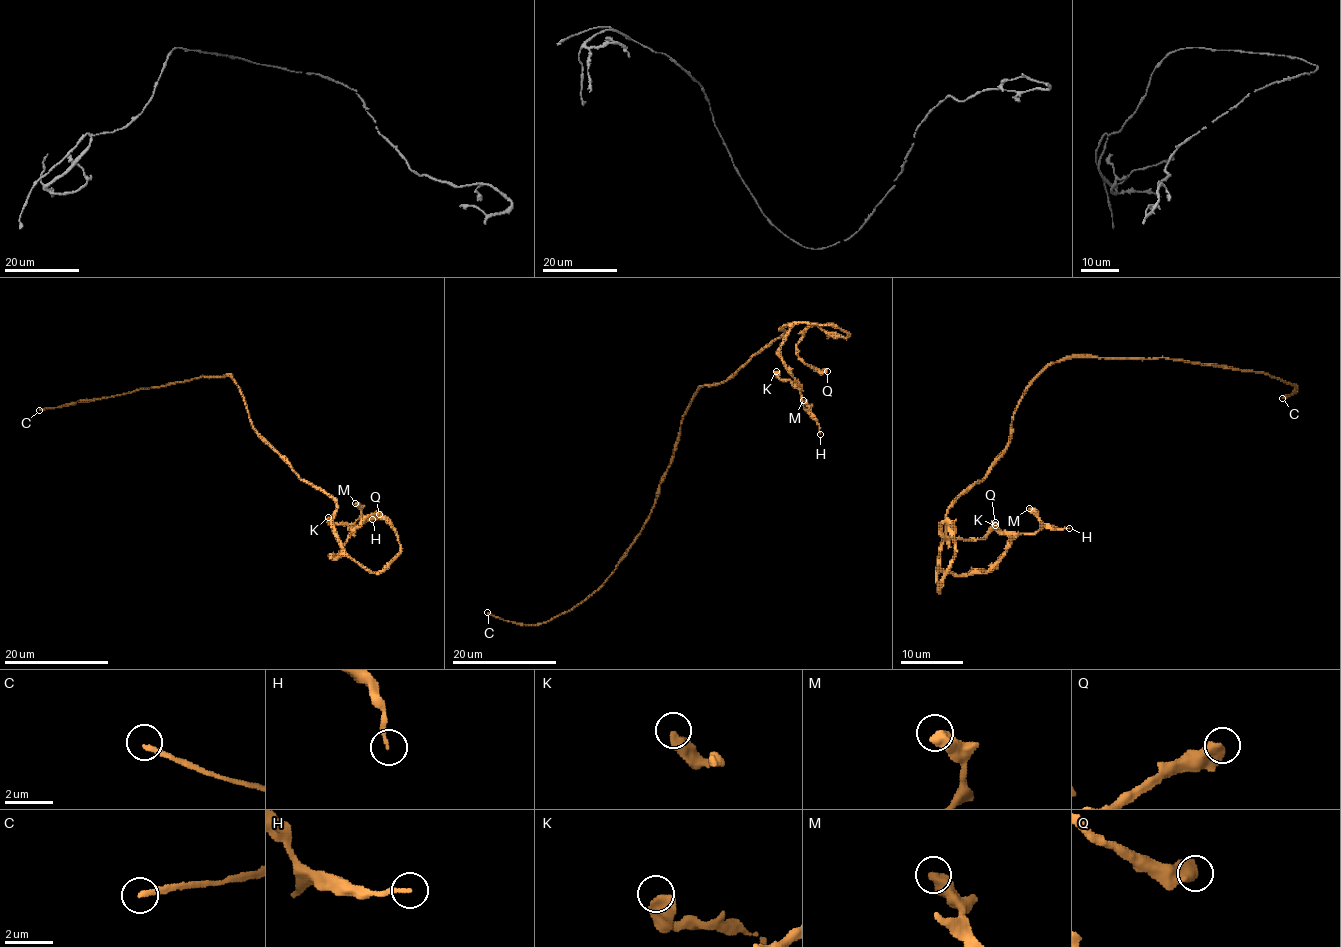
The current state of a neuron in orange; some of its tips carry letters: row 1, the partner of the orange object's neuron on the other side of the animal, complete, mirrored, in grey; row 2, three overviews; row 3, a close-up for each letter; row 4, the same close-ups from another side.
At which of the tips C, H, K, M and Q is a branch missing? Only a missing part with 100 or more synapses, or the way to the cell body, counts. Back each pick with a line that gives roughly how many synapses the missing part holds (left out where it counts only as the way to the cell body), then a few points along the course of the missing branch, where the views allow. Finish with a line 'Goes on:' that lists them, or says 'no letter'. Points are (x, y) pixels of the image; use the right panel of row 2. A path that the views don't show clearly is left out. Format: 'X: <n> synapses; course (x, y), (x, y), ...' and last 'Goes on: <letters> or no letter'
C: 250 synapses
Goes on: C

